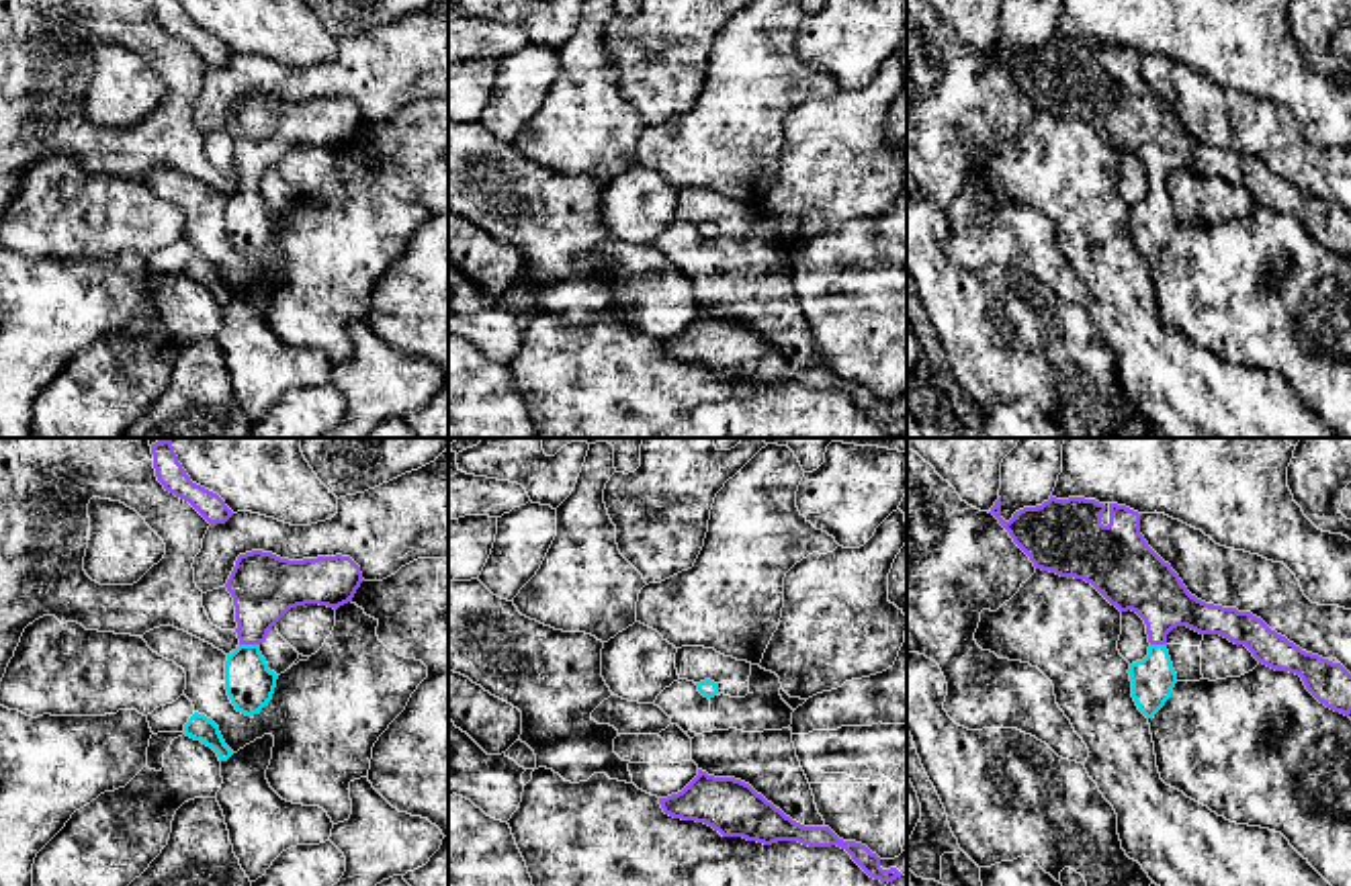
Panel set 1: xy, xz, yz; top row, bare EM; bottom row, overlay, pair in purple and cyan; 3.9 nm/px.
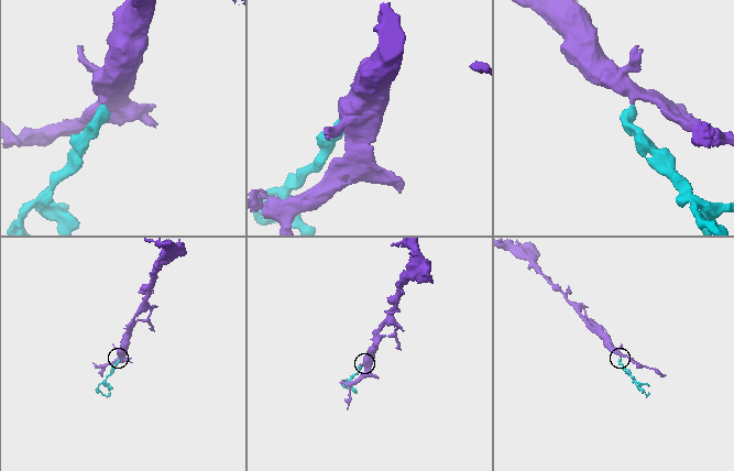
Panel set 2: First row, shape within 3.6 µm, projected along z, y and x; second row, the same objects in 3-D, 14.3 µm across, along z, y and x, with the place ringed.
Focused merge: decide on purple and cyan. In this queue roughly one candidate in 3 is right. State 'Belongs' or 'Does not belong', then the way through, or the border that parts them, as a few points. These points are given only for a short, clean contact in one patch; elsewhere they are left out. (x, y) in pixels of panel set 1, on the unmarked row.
Belongs. Path across: xy (265, 129), (254, 156), (250, 185), (250, 226)

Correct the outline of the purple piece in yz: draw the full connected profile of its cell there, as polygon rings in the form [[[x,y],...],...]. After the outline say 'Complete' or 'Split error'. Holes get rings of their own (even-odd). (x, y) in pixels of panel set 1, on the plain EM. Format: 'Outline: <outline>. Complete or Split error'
Outline: [[[1052,37],[1042,47],[1015,53],[1009,63],[1001,59],[1001,39],[989,55],[1036,110],[1085,121],[1120,153],[1132,151],[1144,162],[1148,196],[1128,215],[1132,239],[1146,260],[1165,248],[1177,225],[1167,192],[1167,176],[1177,168],[1245,186],[1259,205],[1300,217],[1326,250],[1351,256],[1351,215],[1341,205],[1302,192],[1251,153],[1191,137],[1140,76],[1142,55],[1118,45],[1105,49],[1095,41]]]. Split error

